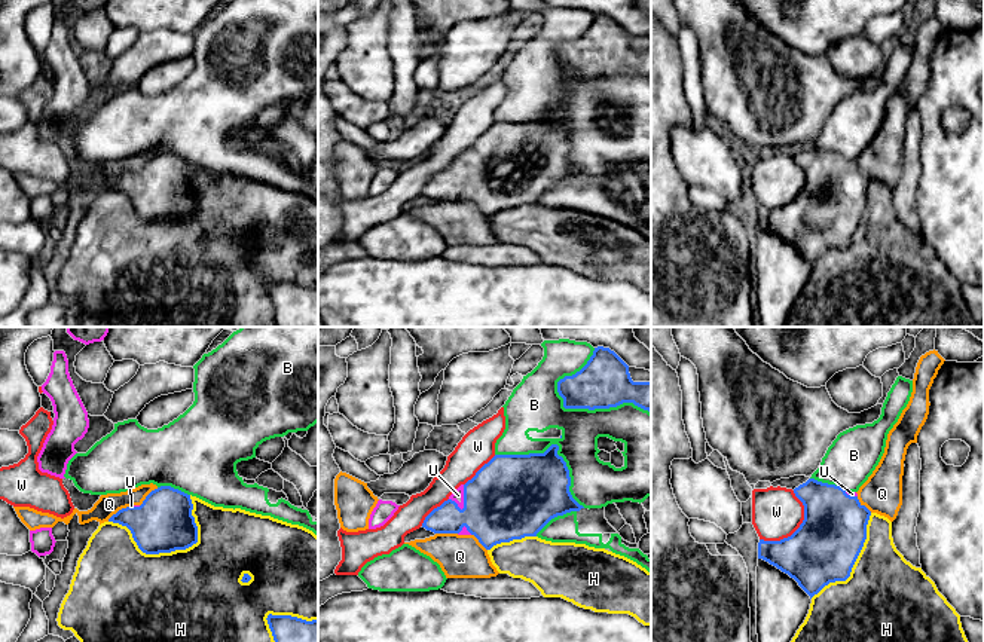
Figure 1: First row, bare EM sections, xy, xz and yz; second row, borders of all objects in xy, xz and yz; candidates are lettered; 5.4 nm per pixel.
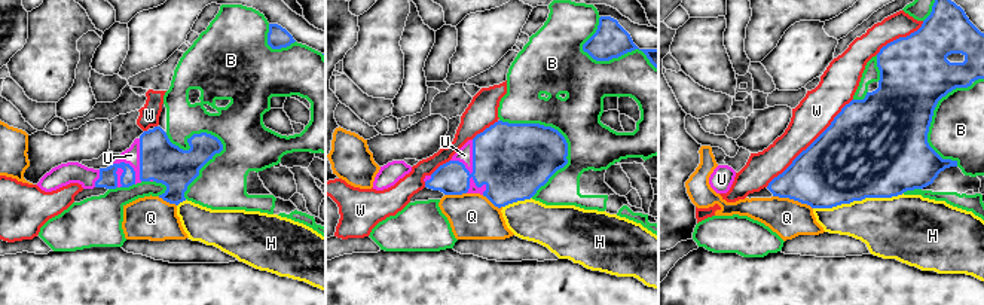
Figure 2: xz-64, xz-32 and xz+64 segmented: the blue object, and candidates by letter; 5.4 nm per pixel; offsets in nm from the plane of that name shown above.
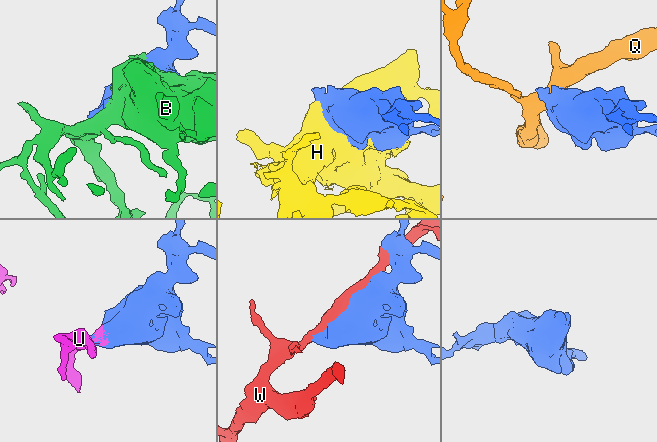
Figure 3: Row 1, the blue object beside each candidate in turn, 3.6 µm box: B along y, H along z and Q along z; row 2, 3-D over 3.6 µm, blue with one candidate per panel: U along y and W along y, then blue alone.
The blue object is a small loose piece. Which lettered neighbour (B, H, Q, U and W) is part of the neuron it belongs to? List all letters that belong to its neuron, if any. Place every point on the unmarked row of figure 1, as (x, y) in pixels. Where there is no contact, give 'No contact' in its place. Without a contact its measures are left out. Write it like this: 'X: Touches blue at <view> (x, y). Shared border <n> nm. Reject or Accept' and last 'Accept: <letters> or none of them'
B: Touches blue at xz (595, 75). Shared border 550 nm. Reject
H: Touches blue at xy (150, 220). Shared border 500 nm. Reject
Q: Touches blue at xy (119, 177). Shared border 150 nm. Reject
U: Touches blue at xz (464, 165). Shared border 140 nm. Accept
W: Touches blue at yz (798, 195). Shared border 320 nm. Reject
Accept: U

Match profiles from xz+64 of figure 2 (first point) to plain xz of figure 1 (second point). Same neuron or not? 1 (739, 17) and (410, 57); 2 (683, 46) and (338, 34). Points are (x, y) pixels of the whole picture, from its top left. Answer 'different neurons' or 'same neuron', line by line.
1: same neuron
2: different neurons

